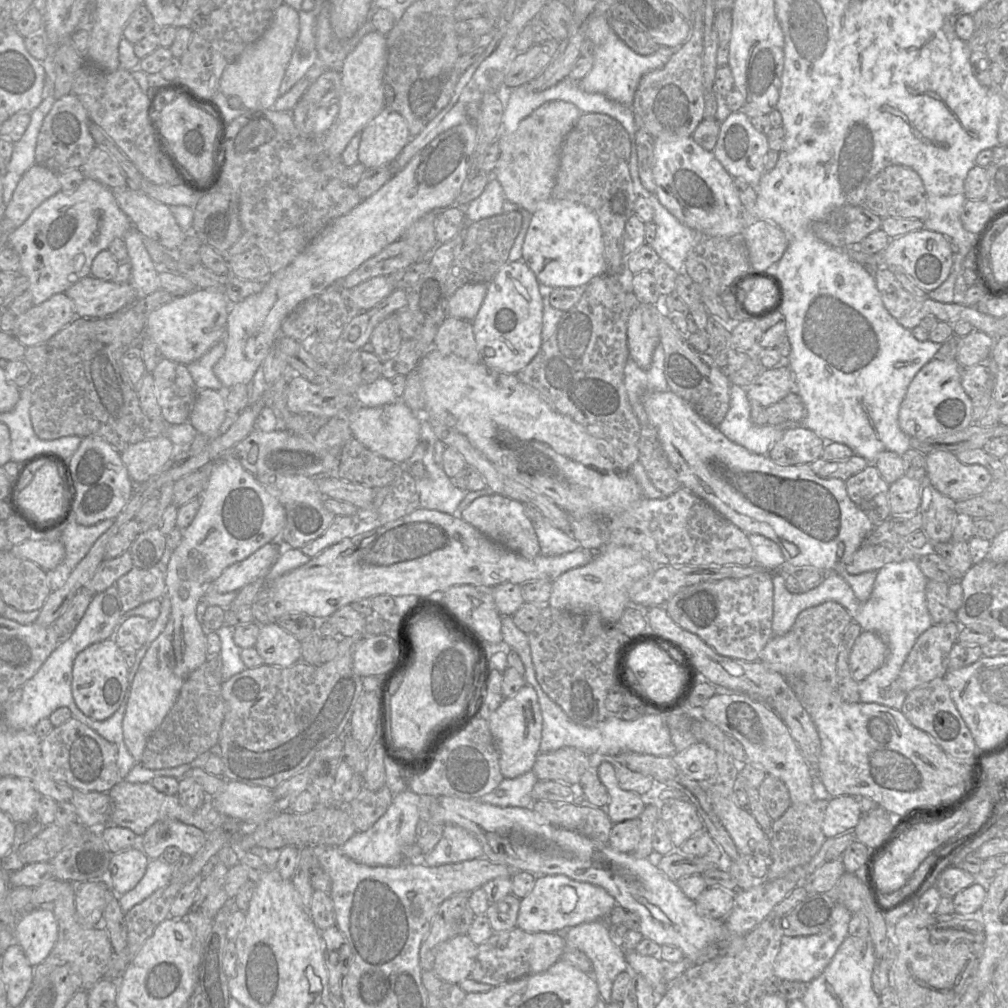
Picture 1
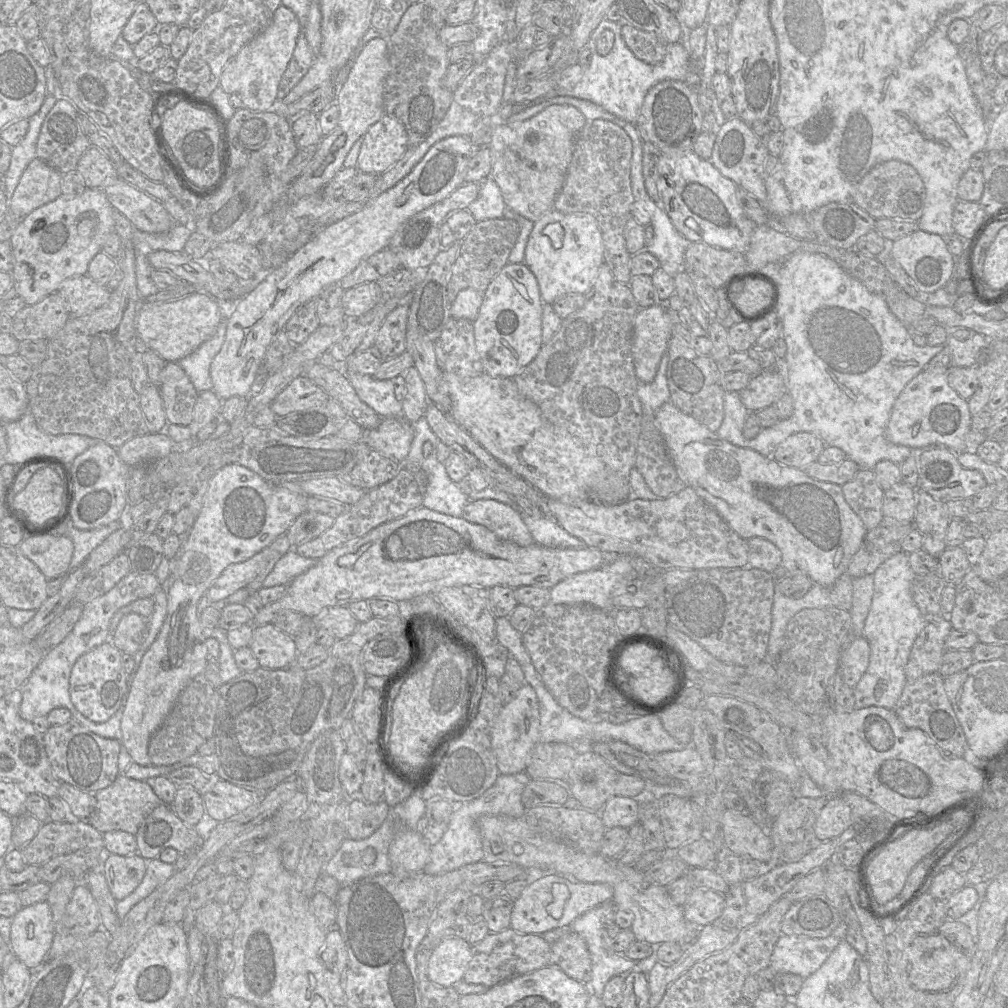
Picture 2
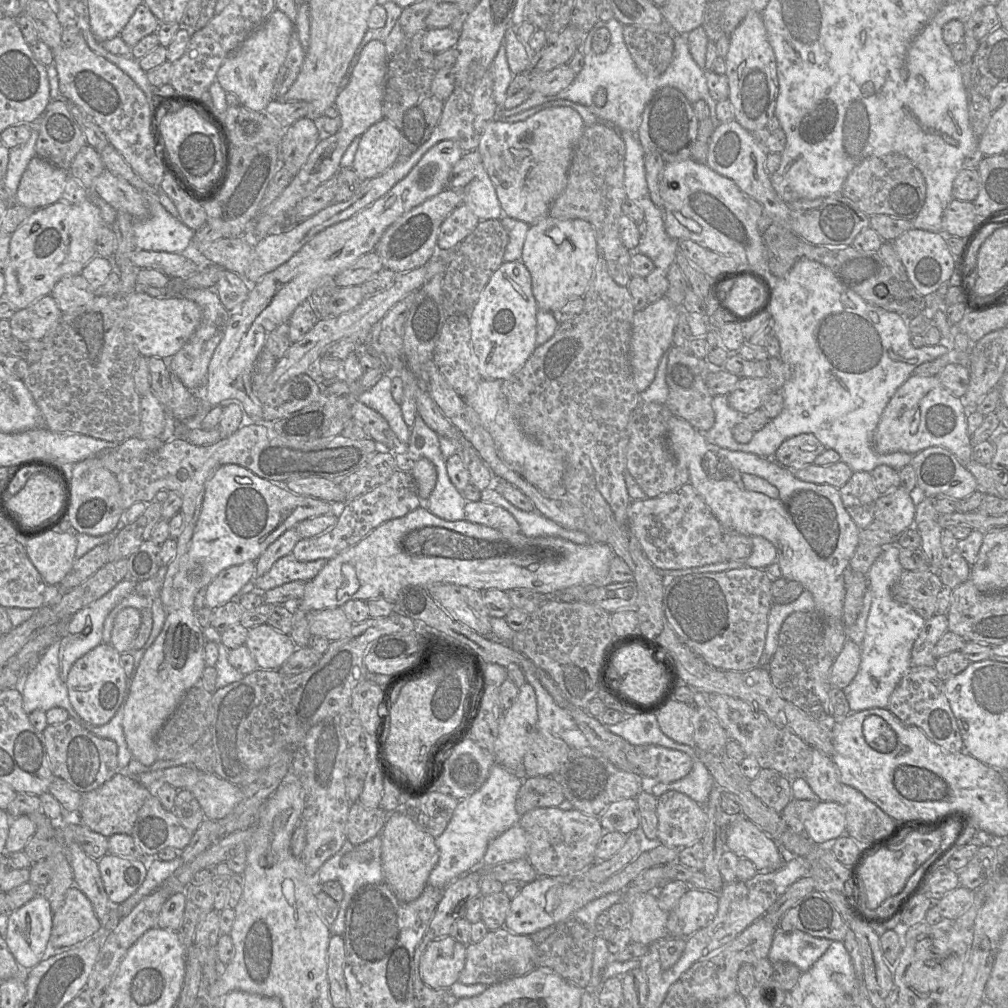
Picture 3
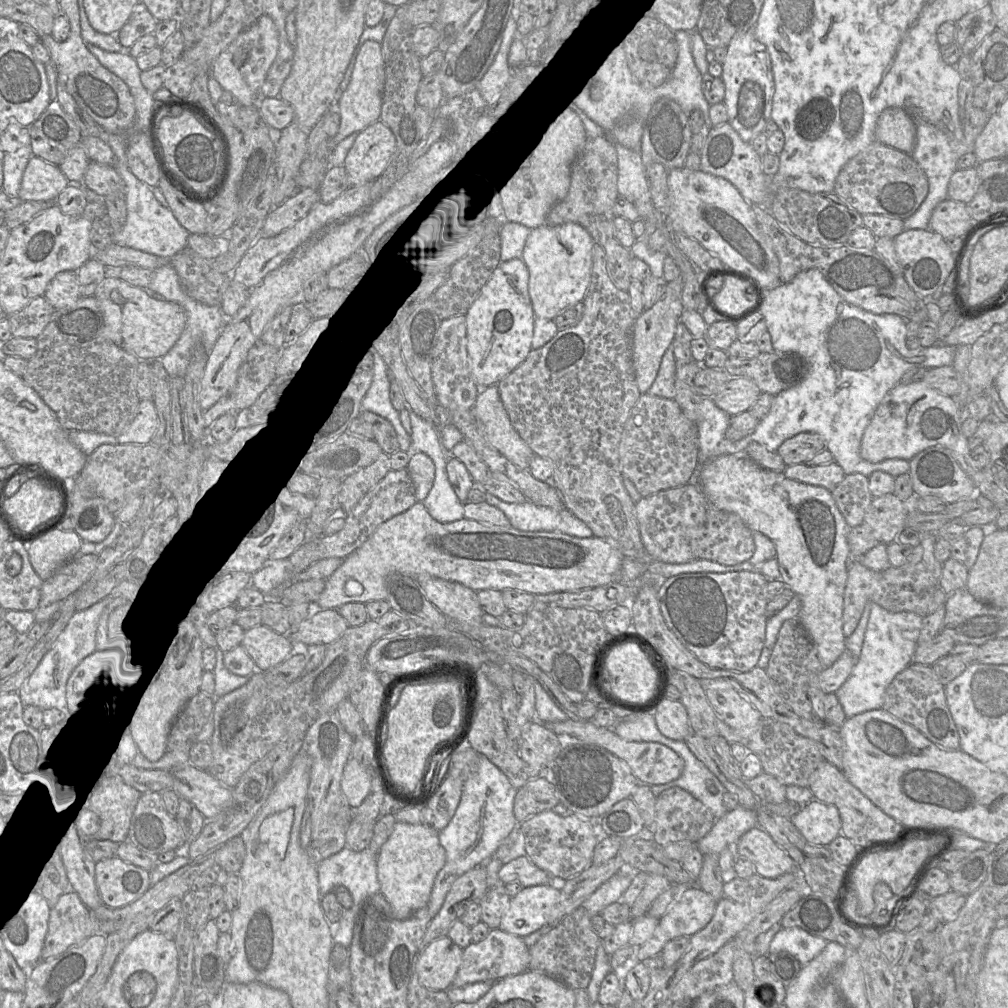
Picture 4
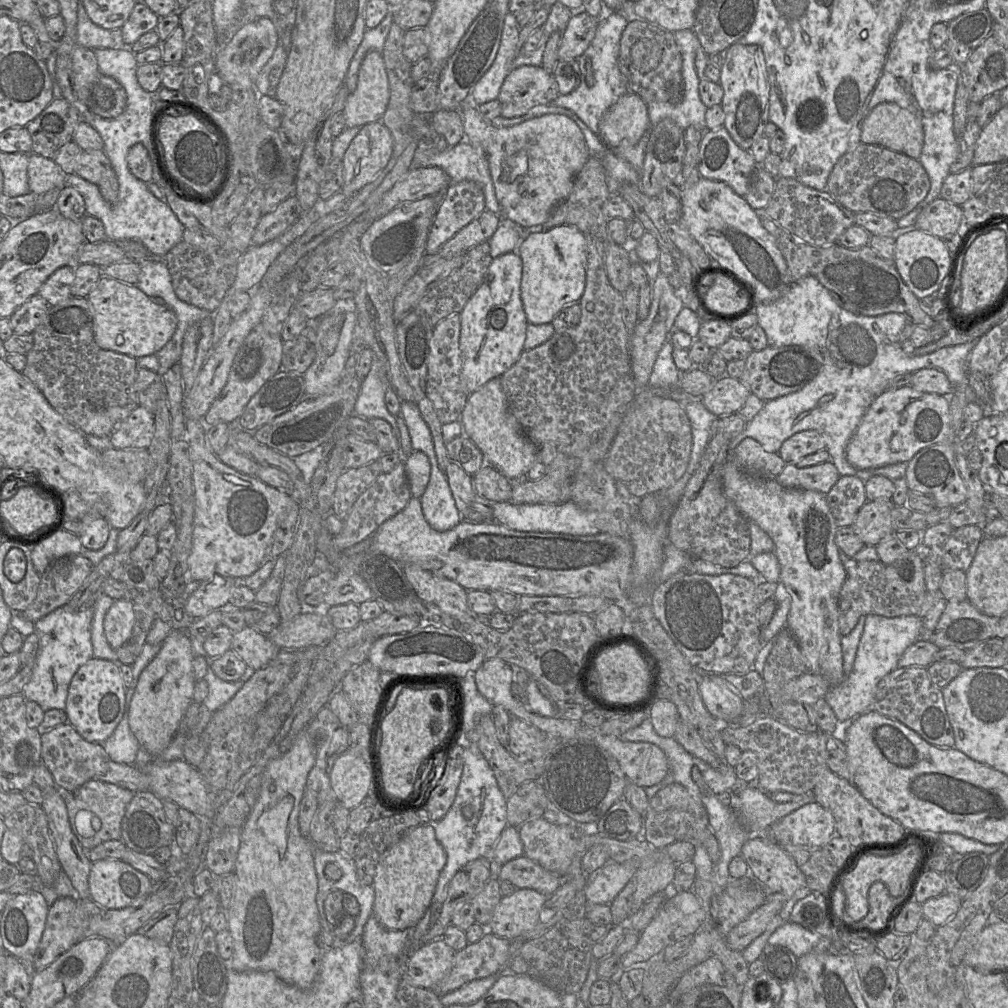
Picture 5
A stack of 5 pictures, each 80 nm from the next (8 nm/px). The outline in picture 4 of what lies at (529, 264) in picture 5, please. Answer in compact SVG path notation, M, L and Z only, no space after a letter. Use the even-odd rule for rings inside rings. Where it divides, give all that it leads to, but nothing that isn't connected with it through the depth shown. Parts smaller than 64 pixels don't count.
M568 222L557 226L543 224L530 230L521 259L529 272L528 291L536 317L554 319L564 309L583 300L590 283L593 243L586 229L577 223Z

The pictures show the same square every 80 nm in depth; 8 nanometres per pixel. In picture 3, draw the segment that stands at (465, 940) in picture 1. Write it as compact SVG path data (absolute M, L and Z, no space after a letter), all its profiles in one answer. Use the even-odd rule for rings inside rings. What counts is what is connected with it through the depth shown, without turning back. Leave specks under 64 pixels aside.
M450 935L429 943L420 959L422 981L433 989L449 989L465 966L466 947Z

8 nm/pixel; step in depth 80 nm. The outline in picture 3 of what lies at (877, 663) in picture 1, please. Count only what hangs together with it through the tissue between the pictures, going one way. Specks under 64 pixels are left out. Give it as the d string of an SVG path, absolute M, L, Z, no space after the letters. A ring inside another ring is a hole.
M847 639L830 670L830 686L842 690L847 687L857 674L860 663L861 646Z

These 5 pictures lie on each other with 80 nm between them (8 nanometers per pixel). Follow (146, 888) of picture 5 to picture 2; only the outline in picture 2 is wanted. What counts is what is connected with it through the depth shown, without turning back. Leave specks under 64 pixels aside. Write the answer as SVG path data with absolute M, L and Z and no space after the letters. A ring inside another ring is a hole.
M138 853L130 855L105 854L101 872L116 901L132 893L142 881L147 861Z

